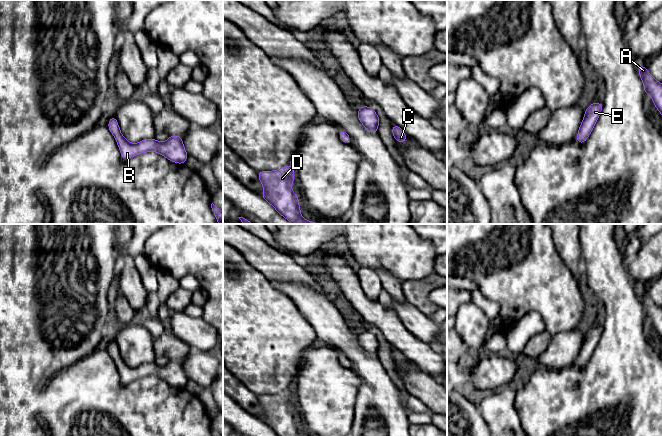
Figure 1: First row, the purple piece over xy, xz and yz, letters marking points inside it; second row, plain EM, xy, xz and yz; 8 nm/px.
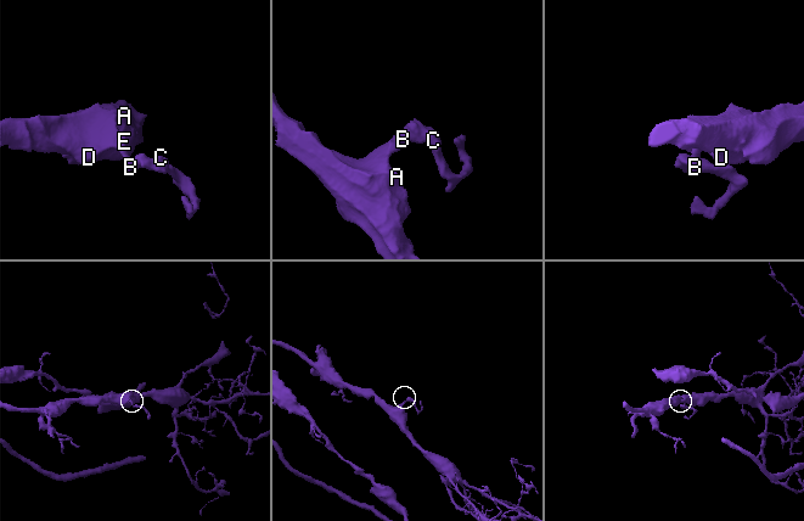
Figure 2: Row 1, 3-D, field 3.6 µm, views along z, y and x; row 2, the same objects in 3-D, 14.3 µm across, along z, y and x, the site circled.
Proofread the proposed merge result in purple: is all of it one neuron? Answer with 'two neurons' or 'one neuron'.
one neuron

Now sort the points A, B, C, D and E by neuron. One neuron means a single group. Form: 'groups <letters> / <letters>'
groups A B C D E

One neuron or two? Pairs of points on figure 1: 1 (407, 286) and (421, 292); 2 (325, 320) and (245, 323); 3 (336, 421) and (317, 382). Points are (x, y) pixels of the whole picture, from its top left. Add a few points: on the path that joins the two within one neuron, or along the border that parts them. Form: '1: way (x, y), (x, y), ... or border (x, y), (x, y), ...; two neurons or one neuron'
1: way (410, 289), (418, 292); one neuron
2: border (293, 301), (317, 337); two neurons
3: way (328, 411), (325, 392); one neuron

